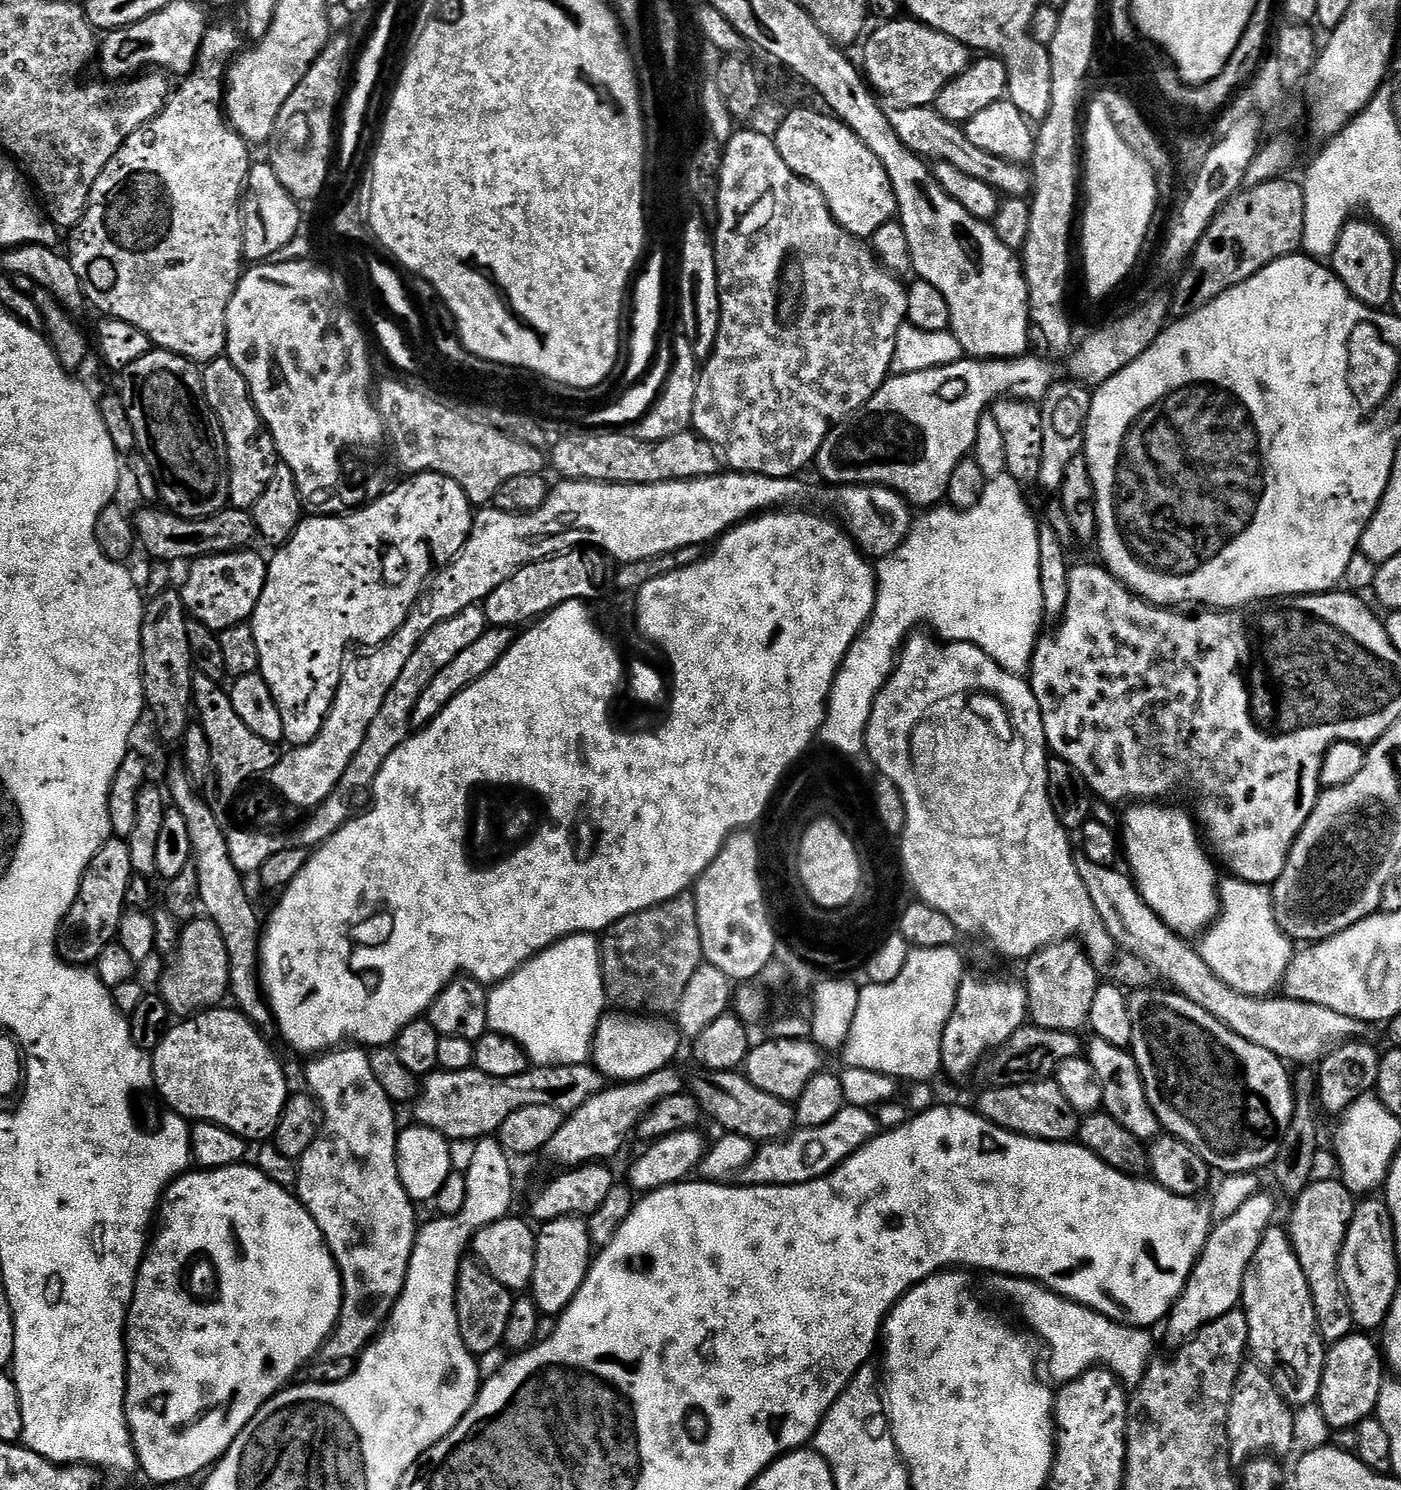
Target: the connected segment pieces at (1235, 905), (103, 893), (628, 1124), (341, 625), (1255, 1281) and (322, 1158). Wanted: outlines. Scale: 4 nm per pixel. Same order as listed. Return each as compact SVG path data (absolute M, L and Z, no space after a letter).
M1235 878L1218 884L1220 911L1199 937L1198 951L1214 974L1243 996L1268 998L1281 987L1288 963L1294 955L1293 941L1274 918L1271 891L1263 884Z
M110 838L102 850L94 854L80 883L78 898L64 915L58 937L58 951L68 963L77 966L95 965L98 954L102 954L102 950L106 950L106 946L117 939L126 911L126 890L133 874L127 839Z
M669 1066L662 1070L654 1070L654 1074L646 1074L646 1078L616 1082L611 1086L606 1086L602 1094L596 1094L594 1098L590 1098L590 1102L586 1102L583 1106L578 1106L578 1110L565 1115L558 1134L554 1134L554 1138L550 1138L546 1156L549 1156L556 1164L564 1164L560 1166L565 1169L593 1162L611 1161L611 1156L619 1154L620 1147L628 1140L628 1135L631 1137L635 1133L636 1127L640 1125L640 1120L651 1108L658 1106L658 1102L662 1102L662 1098L670 1098L679 1092L685 1091L686 1080L683 1080L674 1069L675 1067Z
M417 472L409 475L407 478L404 478L404 481L402 481L397 488L391 488L392 487L389 487L383 494L377 495L375 499L373 499L376 501L374 501L369 508L360 508L357 510L357 512L350 513L349 516L344 516L345 514L312 514L312 517L309 515L307 518L301 519L300 525L296 527L296 533L293 534L290 539L288 539L287 544L275 549L276 557L271 557L271 559L268 560L268 577L266 578L266 586L262 590L262 598L258 598L258 606L252 612L250 623L252 625L252 629L254 630L254 639L258 642L258 658L260 659L260 670L258 675L264 679L266 686L270 686L270 694L274 694L274 702L278 706L278 714L282 714L282 734L284 735L283 743L285 745L293 748L302 746L306 742L310 742L322 730L322 722L326 722L326 714L334 702L334 694L336 693L337 686L340 684L340 669L344 667L344 662L346 659L346 653L344 653L344 651L347 650L348 644L368 644L364 646L385 644L390 638L390 634L394 634L394 630L398 630L398 626L402 626L402 622L406 622L406 618L410 614L410 610L414 606L414 602L416 599L418 599L420 593L424 591L433 573L443 568L444 565L450 563L452 559L454 559L455 556L460 553L462 546L468 540L468 535L472 529L474 505L466 498L466 494L462 490L462 486L458 486L458 482L454 482L454 478L446 478L437 472Z
M1270 1226L1244 1275L1240 1304L1248 1323L1251 1359L1274 1382L1287 1404L1300 1410L1320 1399L1326 1345L1316 1331L1316 1311L1306 1274L1283 1227Z
M341 1046L317 1055L307 1063L307 1091L314 1097L322 1113L322 1123L316 1139L298 1161L300 1173L296 1176L294 1192L300 1205L310 1214L310 1218L314 1218L318 1230L322 1230L324 1241L336 1259L336 1269L340 1271L340 1281L344 1287L340 1322L324 1343L322 1356L328 1360L351 1361L376 1339L402 1294L418 1231L417 1205L406 1194L398 1174L397 1109L386 1090L382 1090L378 1078L374 1078L368 1052L360 1046Z

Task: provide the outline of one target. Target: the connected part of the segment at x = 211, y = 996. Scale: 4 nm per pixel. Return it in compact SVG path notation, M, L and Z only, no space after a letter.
M197 918L187 921L181 927L180 941L169 960L172 961L168 969L160 976L158 995L166 1002L173 1017L187 1018L225 1003L230 992L230 954L226 954L226 942L222 942L222 934L212 920Z

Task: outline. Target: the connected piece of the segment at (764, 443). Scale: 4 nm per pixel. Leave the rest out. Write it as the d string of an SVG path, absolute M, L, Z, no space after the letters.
M737 130L733 132L730 142L723 145L724 161L722 162L722 170L720 171L720 193L718 194L718 215L714 221L714 247L716 250L716 273L718 274L718 286L720 287L720 325L718 326L718 338L714 342L714 350L712 355L707 360L703 361L702 367L699 369L700 377L698 378L698 390L694 398L694 414L692 415L692 423L695 431L699 432L705 440L716 447L726 461L727 467L733 472L749 472L750 474L766 474L770 478L786 478L787 476L796 476L804 467L811 465L815 461L818 450L822 446L822 442L826 438L826 434L832 428L832 425L840 423L846 417L857 412L863 404L870 402L870 398L874 398L874 394L883 386L885 380L888 379L892 372L892 359L894 358L894 346L898 342L898 330L908 318L906 310L906 298L908 290L903 280L899 275L887 272L882 267L880 261L876 258L876 253L861 237L851 236L842 225L837 222L830 214L830 210L826 206L826 198L822 198L822 194L810 182L806 182L798 174L794 174L794 170L790 170L790 166L786 166L786 162L782 162L782 154L778 154L776 149L776 141L771 135L763 136L760 132L743 132Z

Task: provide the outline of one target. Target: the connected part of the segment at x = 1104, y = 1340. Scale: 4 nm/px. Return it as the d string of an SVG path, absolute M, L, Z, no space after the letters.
M1008 1278L1003 1283L1001 1294L1009 1296L1016 1303L1021 1318L1040 1335L1041 1342L1048 1347L1047 1379L1053 1385L1066 1385L1091 1368L1109 1368L1128 1390L1135 1390L1142 1382L1148 1365L1154 1359L1153 1333L1149 1329L1114 1322L1093 1308L1067 1300L1065 1296L1052 1292L1034 1280Z

